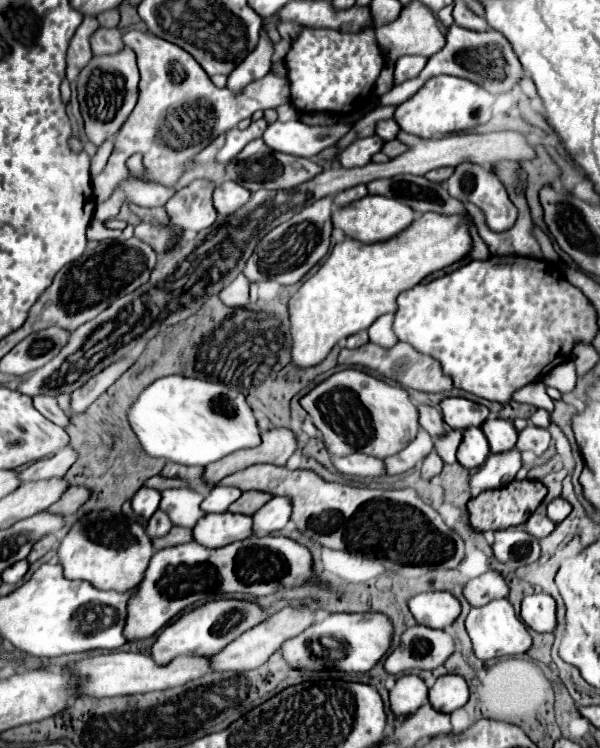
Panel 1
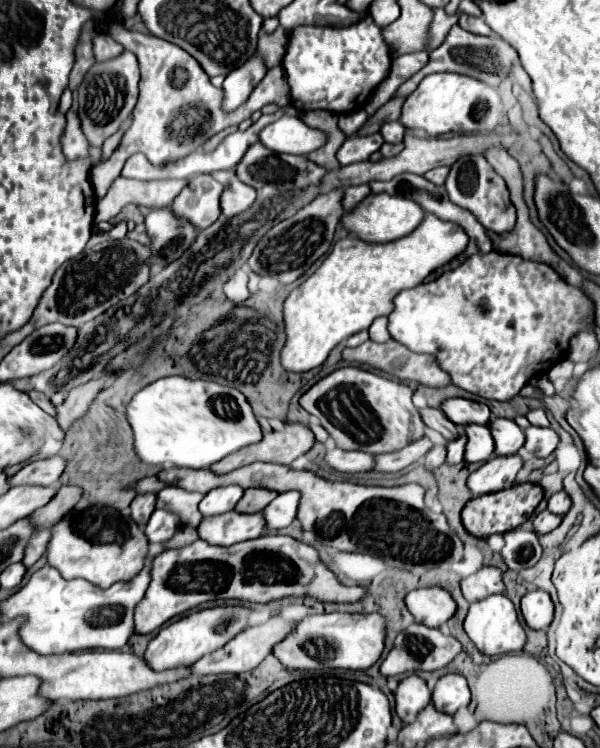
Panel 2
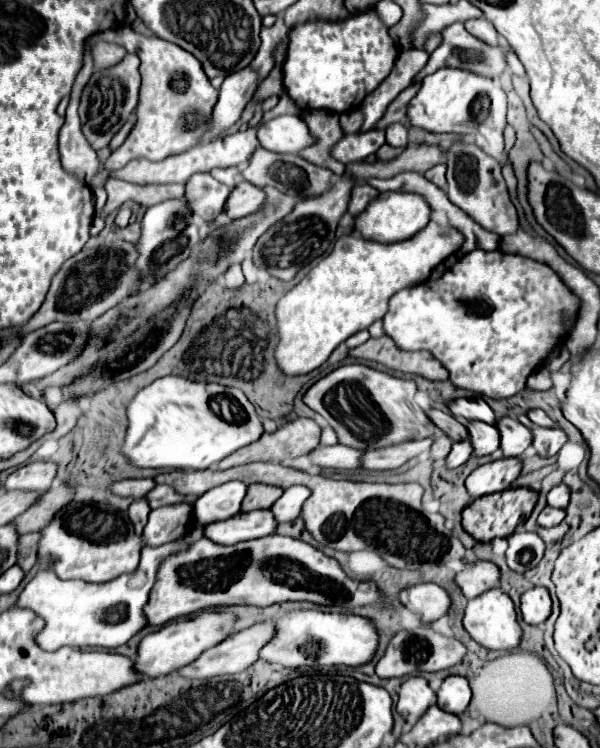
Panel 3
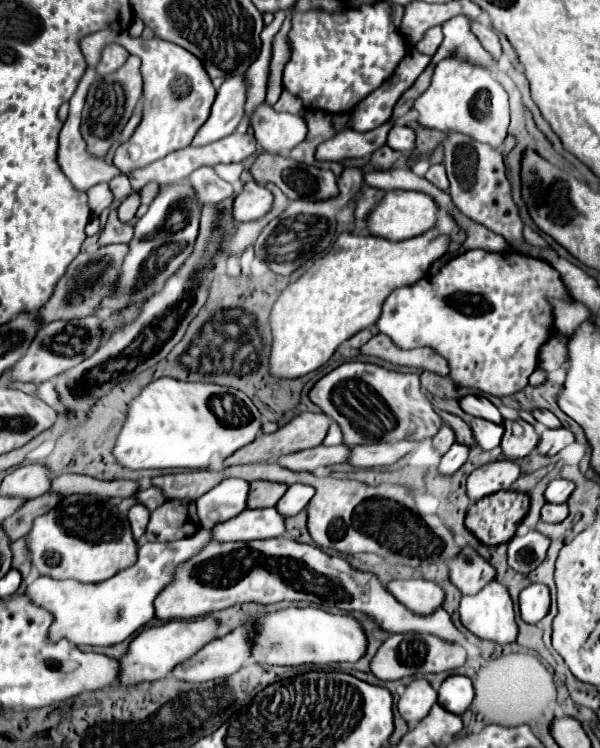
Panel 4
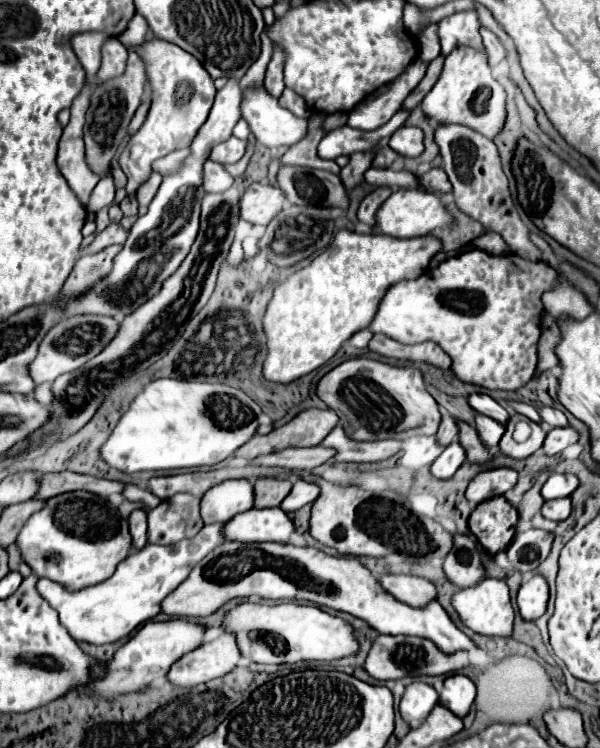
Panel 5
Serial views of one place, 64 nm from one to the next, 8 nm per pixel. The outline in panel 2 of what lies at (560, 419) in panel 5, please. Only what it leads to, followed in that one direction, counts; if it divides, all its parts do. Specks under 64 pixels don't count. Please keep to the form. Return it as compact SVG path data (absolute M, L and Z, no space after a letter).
M542 408L528 412L528 414L526 414L526 418L530 420L530 424L532 424L532 426L550 426L550 422L548 422L548 418L546 418L546 412L544 412Z

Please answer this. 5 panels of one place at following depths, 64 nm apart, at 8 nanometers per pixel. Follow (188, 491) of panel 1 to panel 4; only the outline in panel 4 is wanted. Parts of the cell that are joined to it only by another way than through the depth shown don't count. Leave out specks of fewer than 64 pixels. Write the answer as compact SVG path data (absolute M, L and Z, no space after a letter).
M150 486L148 490L140 490L140 492L136 494L136 500L142 502L148 510L156 510L160 504L166 502L166 498L162 496L160 488L154 488L154 486Z

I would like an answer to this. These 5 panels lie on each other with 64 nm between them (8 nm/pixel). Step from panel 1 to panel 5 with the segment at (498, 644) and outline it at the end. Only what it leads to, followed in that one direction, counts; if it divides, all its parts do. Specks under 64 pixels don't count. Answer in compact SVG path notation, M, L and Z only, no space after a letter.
M486 577L478 586L458 590L454 594L454 608L460 614L460 620L464 626L474 630L476 634L482 636L498 636L498 638L510 638L512 636L512 626L514 626L514 608L510 604L508 596L508 586L504 580Z

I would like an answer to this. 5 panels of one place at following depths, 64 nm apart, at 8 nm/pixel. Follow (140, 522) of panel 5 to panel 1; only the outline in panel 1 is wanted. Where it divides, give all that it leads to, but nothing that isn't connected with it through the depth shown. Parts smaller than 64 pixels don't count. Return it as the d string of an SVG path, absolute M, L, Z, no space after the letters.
M142 486L132 498L132 510L144 518L150 518L158 510L158 504L160 504L160 492L148 486Z

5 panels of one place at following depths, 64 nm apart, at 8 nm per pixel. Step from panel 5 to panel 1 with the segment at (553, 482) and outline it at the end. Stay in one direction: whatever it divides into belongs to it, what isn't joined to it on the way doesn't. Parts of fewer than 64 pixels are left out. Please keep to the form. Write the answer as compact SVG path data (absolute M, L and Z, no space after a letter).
M556 498L556 500L552 500L550 504L548 504L548 510L546 510L546 516L554 522L554 524L560 524L566 516L570 514L570 504L566 502L566 500L560 500L560 498Z

